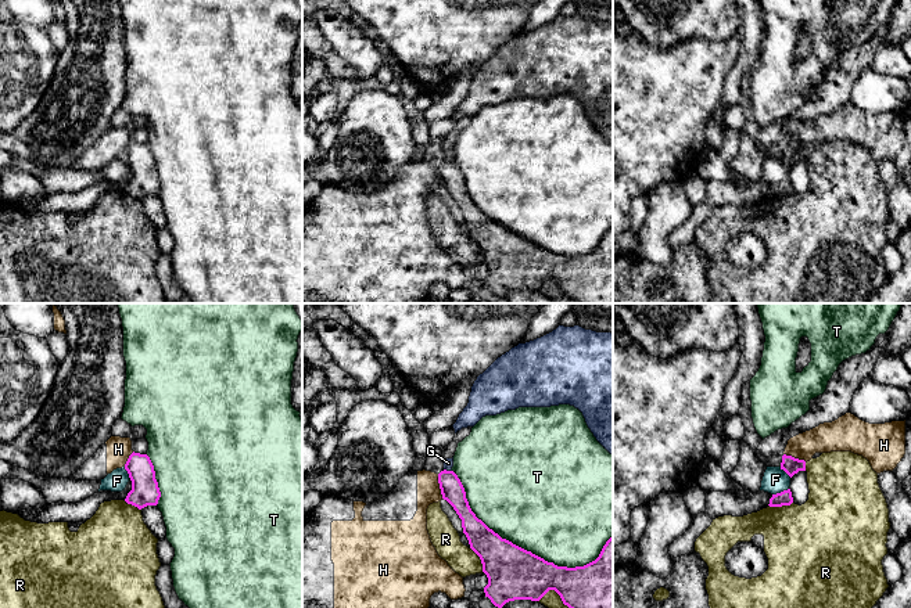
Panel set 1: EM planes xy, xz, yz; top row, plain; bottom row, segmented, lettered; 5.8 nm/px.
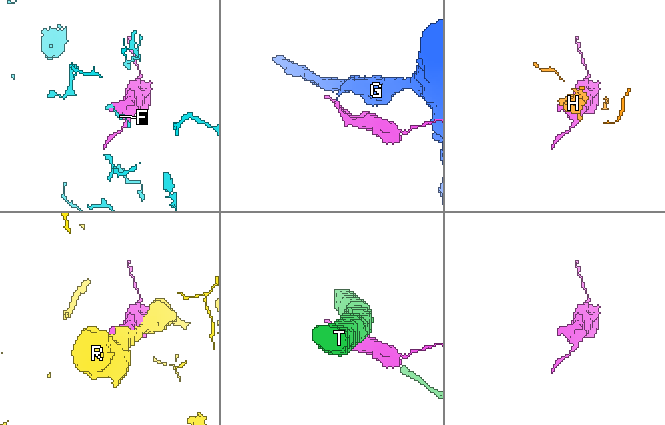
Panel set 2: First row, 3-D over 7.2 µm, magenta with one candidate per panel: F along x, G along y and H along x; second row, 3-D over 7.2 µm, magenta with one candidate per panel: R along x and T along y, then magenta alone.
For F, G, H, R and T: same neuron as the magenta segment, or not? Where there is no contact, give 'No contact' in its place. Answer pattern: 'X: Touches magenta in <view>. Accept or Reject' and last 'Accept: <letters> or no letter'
F: Touches magenta in yz. Reject
G: Touches magenta in xz. Reject
H: Touches magenta in xz. Reject
R: Touches magenta in yz. Reject
T: Touches magenta in xz. Reject
Accept: no letter

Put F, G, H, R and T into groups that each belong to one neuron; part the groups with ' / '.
F / G / H / R / T

